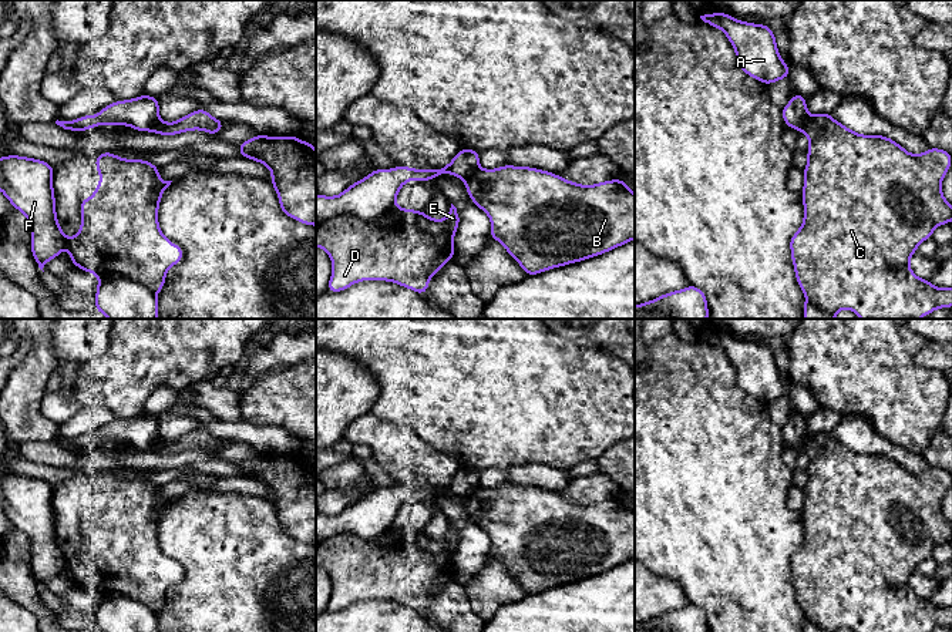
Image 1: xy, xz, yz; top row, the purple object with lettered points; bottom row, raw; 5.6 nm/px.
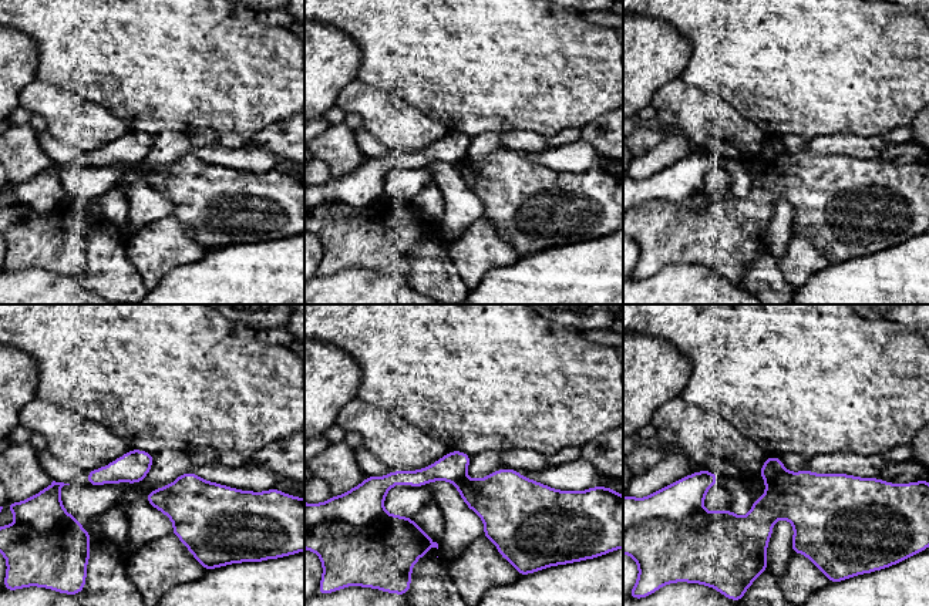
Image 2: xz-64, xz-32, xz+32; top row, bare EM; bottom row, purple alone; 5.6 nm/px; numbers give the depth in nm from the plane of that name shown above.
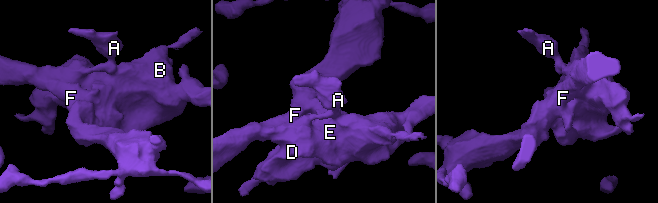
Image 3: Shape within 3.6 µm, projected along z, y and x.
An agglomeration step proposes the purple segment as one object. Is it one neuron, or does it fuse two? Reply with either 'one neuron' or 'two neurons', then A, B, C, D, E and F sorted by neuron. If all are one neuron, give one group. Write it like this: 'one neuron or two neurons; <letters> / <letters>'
two neurons; A F / B C D E

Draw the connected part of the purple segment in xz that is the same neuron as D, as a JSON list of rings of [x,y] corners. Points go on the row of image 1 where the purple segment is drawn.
[[[451,204],[444,221],[430,218],[424,211],[393,206],[373,221],[357,216],[336,216],[316,226],[316,246],[326,251],[333,263],[327,292],[343,292],[361,280],[386,280],[425,295],[430,278],[443,265],[454,260],[454,233],[460,214]]]

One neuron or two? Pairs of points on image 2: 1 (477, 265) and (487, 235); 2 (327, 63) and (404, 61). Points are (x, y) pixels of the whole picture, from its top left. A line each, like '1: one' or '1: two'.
1: one
2: two

